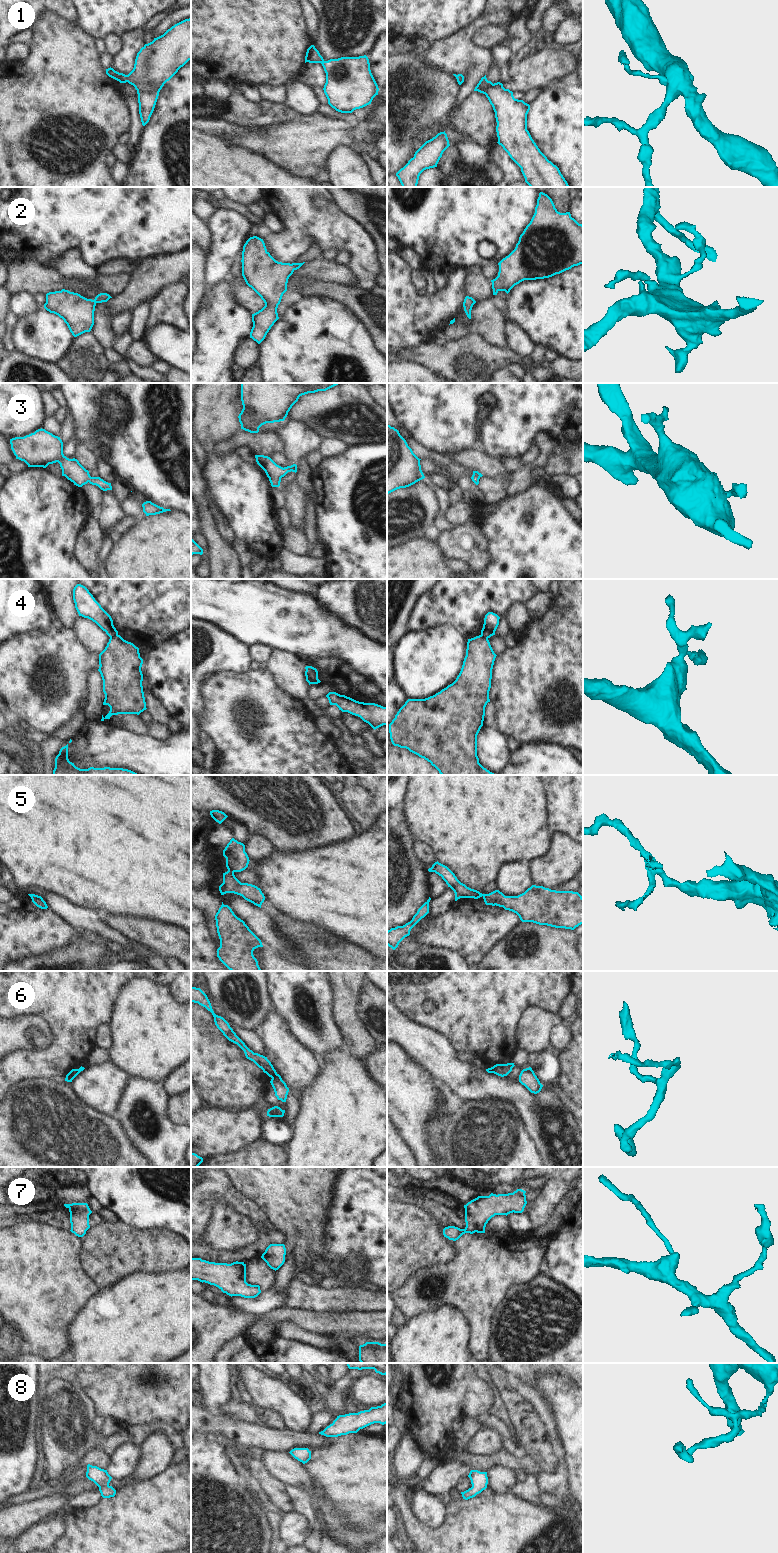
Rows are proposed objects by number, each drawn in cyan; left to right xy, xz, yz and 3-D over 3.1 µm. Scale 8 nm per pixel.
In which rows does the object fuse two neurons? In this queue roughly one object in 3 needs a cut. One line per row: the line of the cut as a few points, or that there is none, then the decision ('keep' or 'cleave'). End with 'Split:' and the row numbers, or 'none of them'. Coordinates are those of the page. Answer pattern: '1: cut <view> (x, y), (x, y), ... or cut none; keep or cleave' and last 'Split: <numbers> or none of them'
1: cut none; keep
2: cut none; keep
3: cut none; keep
4: cut xz (306, 675), (312, 679), (317, 679); cleave
5: cut xz (228, 870), (233, 872); cleave
6: cut xz (276, 1072), (271, 1077); cleave
7: cut none; keep
8: cut none; keep
Split: 4, 5, 6

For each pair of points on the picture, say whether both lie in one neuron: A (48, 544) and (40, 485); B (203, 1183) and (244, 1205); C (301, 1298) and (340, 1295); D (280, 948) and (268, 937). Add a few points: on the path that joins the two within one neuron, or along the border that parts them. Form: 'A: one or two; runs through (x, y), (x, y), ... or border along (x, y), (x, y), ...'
A: one; runs through (40, 529), (40, 500)
B: one; runs through (213, 1183), (234, 1198)
C: one; runs through (311, 1298), (330, 1298)
D: one; runs through (277, 945), (271, 939)

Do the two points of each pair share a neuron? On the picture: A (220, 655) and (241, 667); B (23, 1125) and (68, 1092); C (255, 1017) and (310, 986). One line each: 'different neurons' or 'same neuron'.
A: same neuron
B: same neuron
C: different neurons

